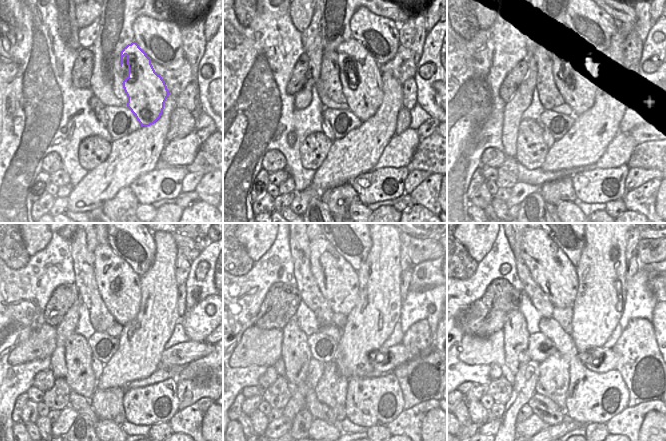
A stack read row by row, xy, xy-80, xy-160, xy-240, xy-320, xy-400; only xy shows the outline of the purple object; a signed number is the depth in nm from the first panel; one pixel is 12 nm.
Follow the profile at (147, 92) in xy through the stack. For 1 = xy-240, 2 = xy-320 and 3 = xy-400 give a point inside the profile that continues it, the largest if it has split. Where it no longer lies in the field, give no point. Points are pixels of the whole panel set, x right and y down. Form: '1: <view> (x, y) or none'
1: xy-240 (119, 285)
2: xy-320 (338, 282)
3: xy-400 (549, 266)

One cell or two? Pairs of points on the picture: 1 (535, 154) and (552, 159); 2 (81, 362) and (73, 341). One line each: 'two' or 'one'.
1: two
2: one

